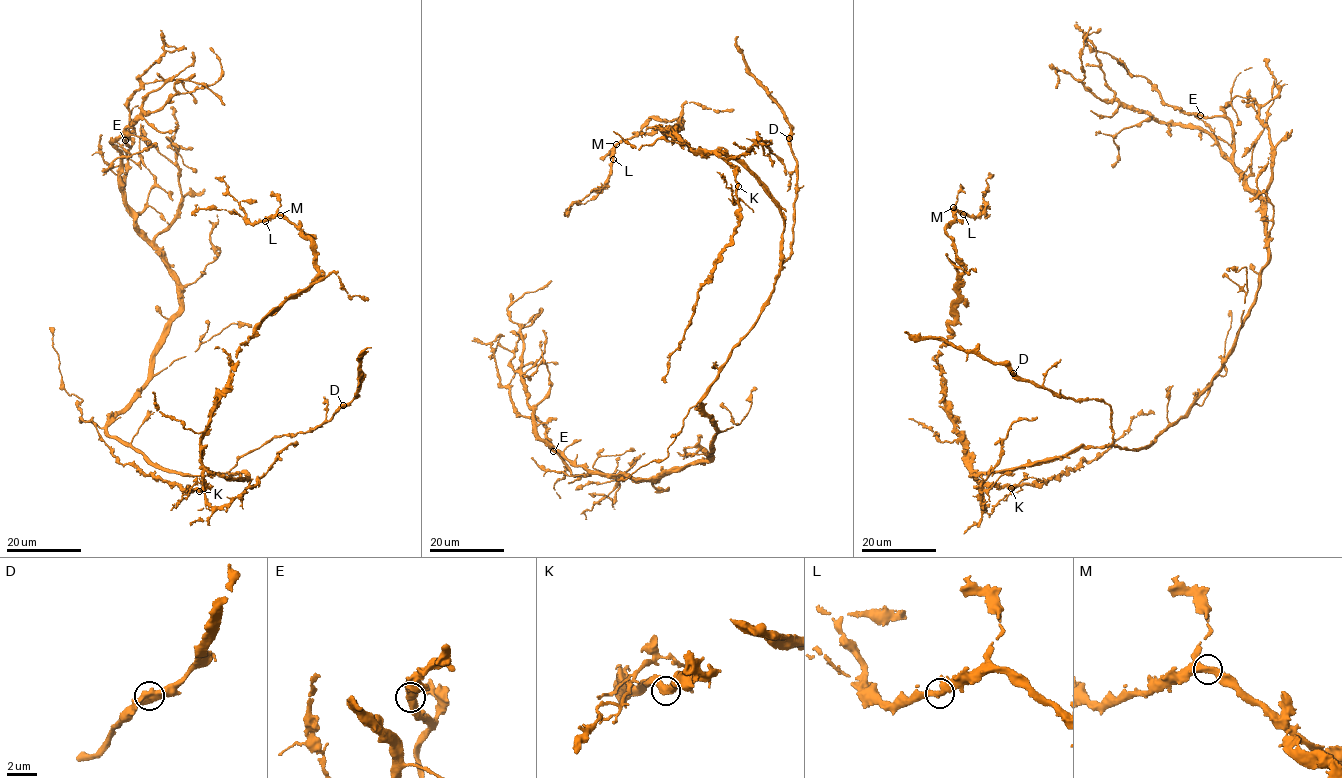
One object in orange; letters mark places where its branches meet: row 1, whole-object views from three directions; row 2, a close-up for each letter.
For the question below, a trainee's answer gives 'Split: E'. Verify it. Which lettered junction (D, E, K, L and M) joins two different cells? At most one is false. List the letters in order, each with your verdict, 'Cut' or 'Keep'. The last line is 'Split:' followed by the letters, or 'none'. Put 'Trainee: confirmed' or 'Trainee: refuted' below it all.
D: Keep
E: Keep
K: Keep
L: Keep
M: Keep
Split: none
Trainee: refuted

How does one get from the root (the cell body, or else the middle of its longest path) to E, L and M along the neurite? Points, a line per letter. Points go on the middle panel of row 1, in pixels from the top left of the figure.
E: (747, 332), (700, 398), (716, 432), (709, 443), (711, 459), (649, 478), (599, 472), (575, 477), (553, 451)
L: (747, 332), (773, 288), (784, 228), (757, 179), (658, 126), (666, 136), (676, 118), (652, 117), (612, 159)
M: (747, 332), (781, 267), (775, 204), (733, 158), (657, 127), (669, 136), (676, 118), (617, 144)

